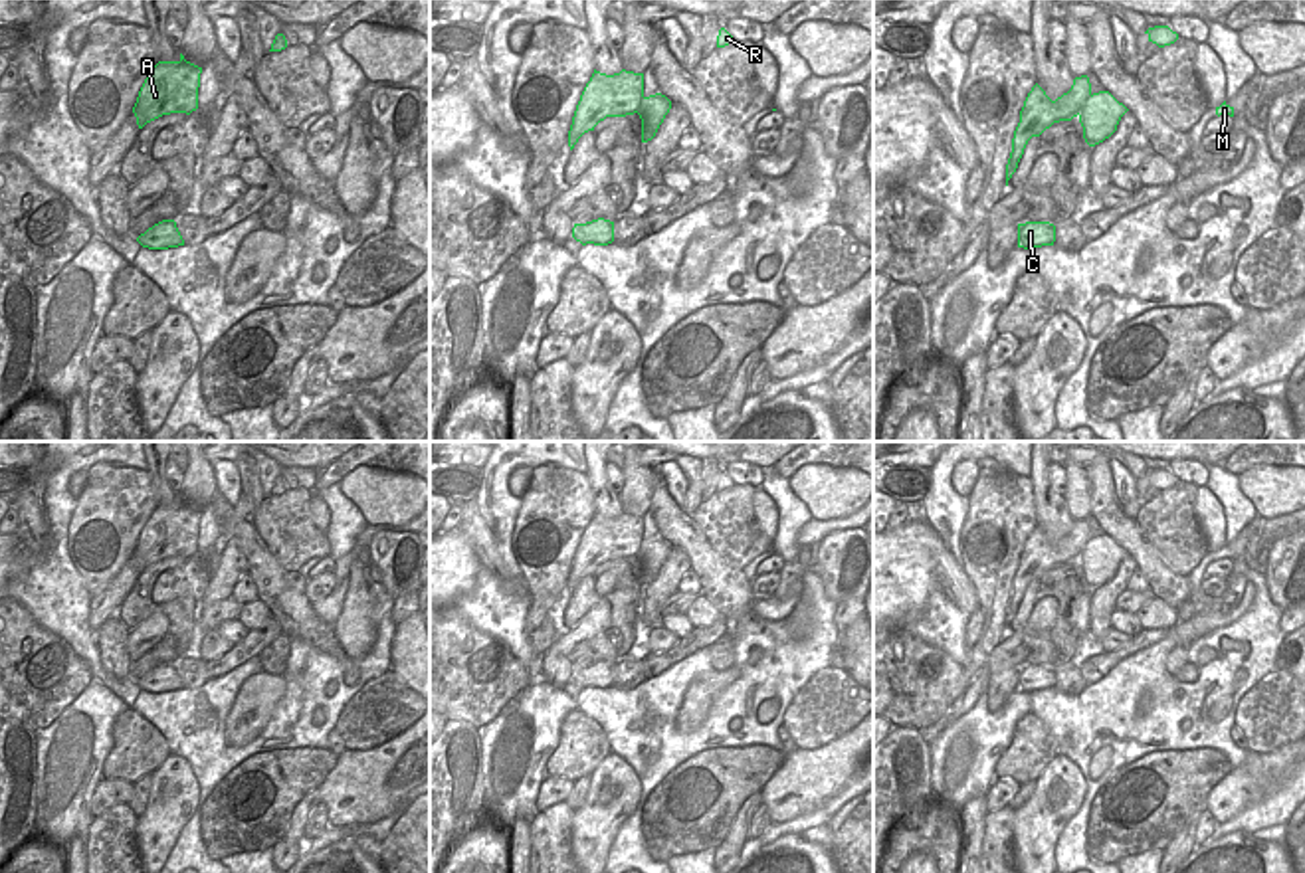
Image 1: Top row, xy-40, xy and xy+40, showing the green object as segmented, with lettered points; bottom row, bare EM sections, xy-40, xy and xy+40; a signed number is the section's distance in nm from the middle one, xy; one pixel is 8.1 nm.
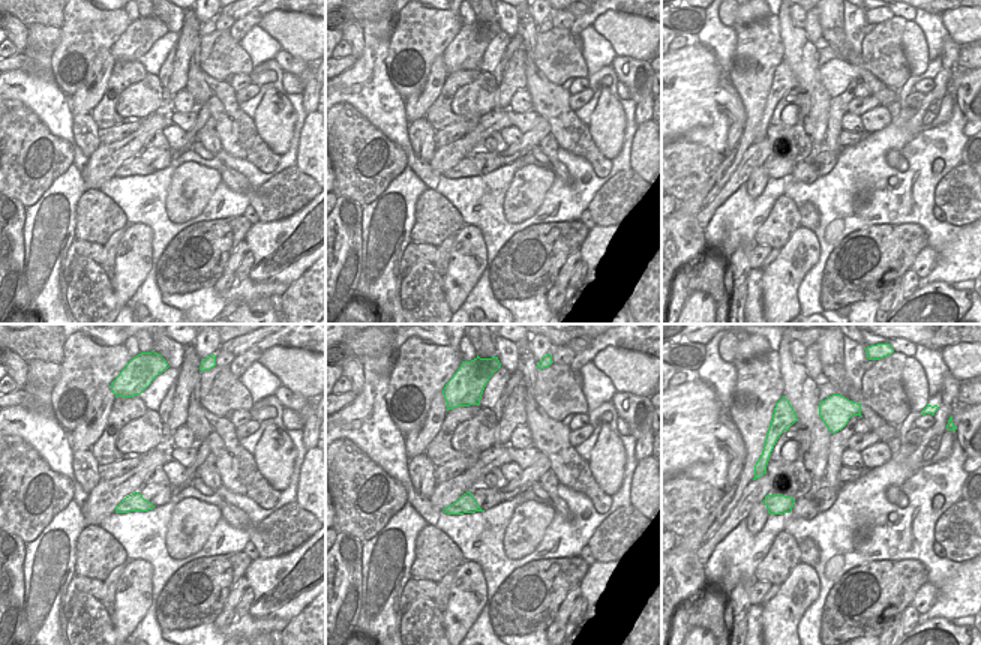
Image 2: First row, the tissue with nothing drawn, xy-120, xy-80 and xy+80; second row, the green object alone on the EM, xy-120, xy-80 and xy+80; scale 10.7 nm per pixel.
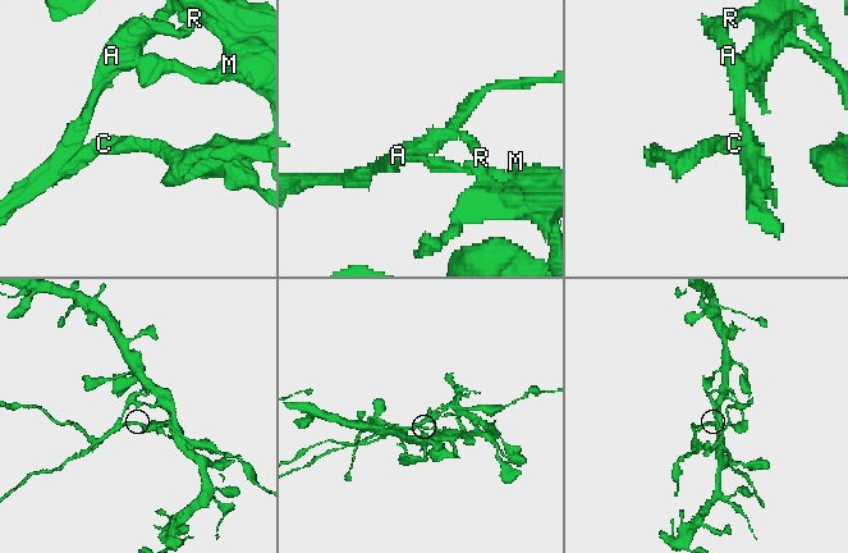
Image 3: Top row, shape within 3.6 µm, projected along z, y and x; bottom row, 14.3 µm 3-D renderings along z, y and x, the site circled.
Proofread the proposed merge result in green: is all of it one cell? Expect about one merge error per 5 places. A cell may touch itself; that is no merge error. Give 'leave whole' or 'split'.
split

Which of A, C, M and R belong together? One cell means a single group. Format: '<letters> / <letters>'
A C / M R

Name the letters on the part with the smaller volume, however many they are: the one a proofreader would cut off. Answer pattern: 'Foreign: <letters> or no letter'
Foreign: A, C

